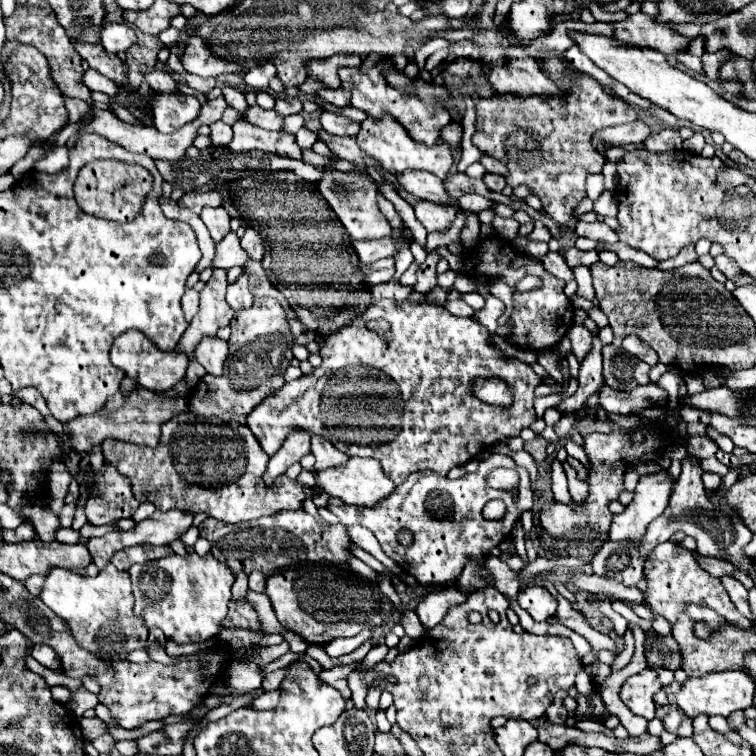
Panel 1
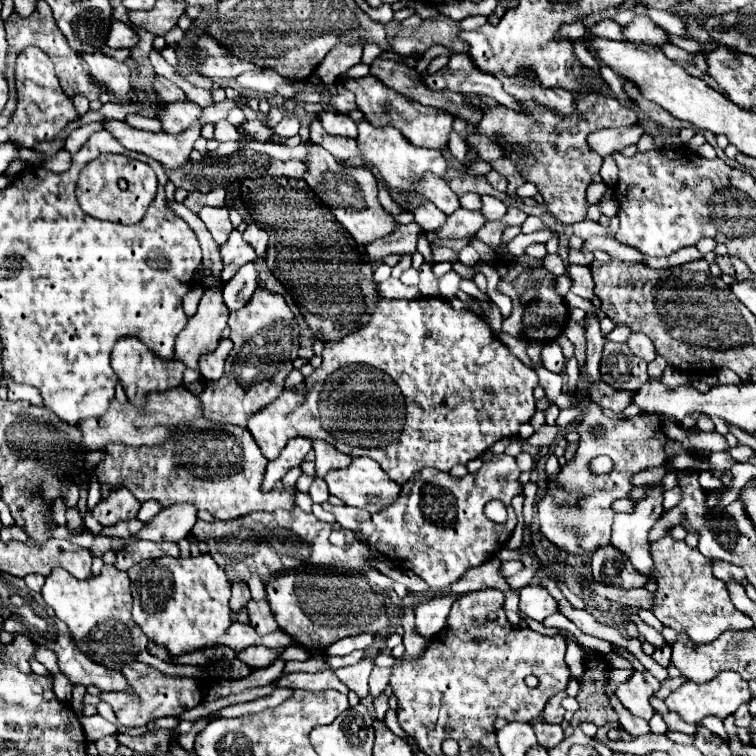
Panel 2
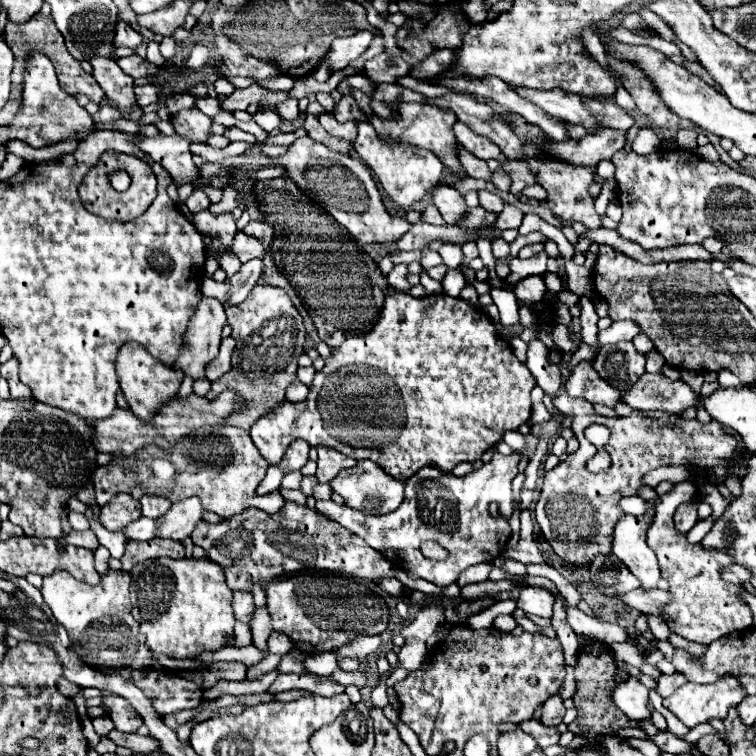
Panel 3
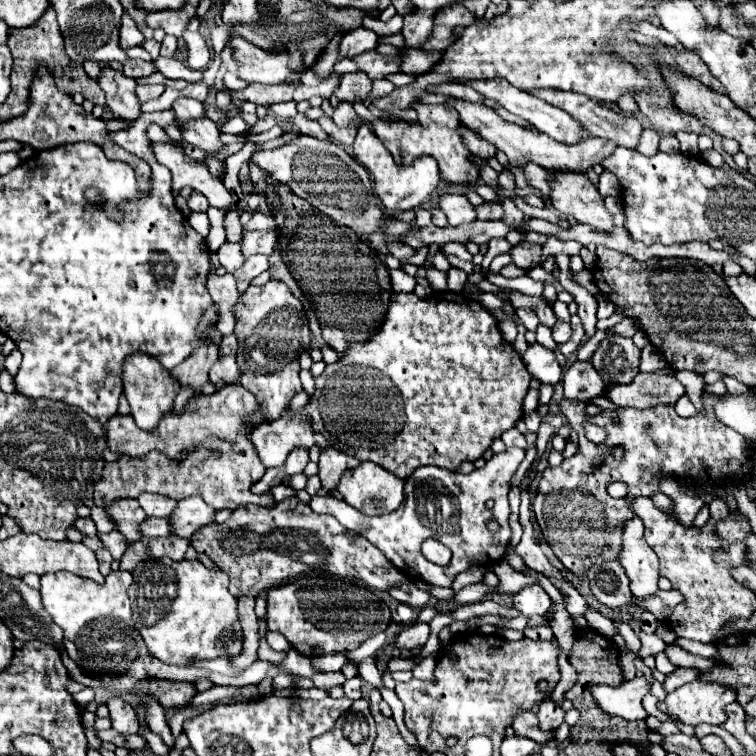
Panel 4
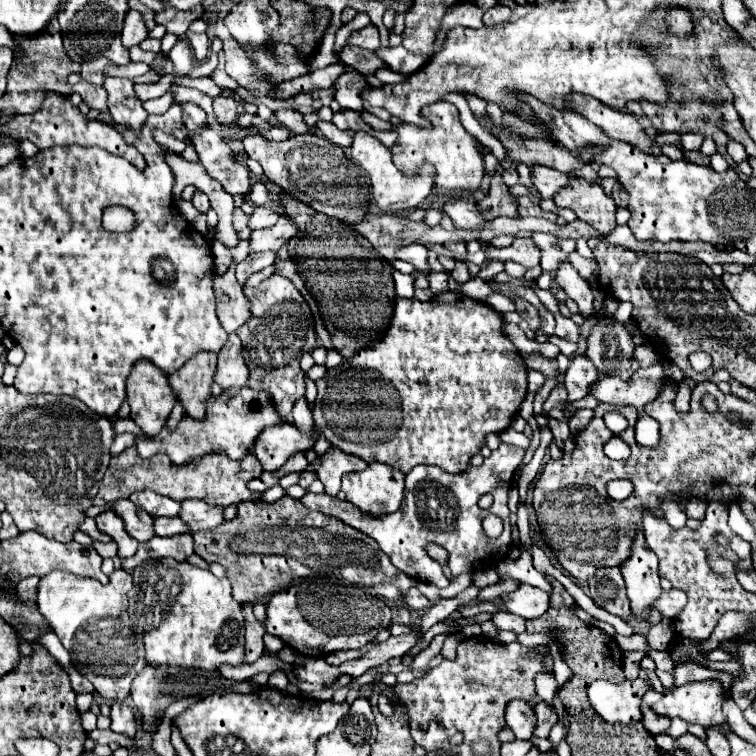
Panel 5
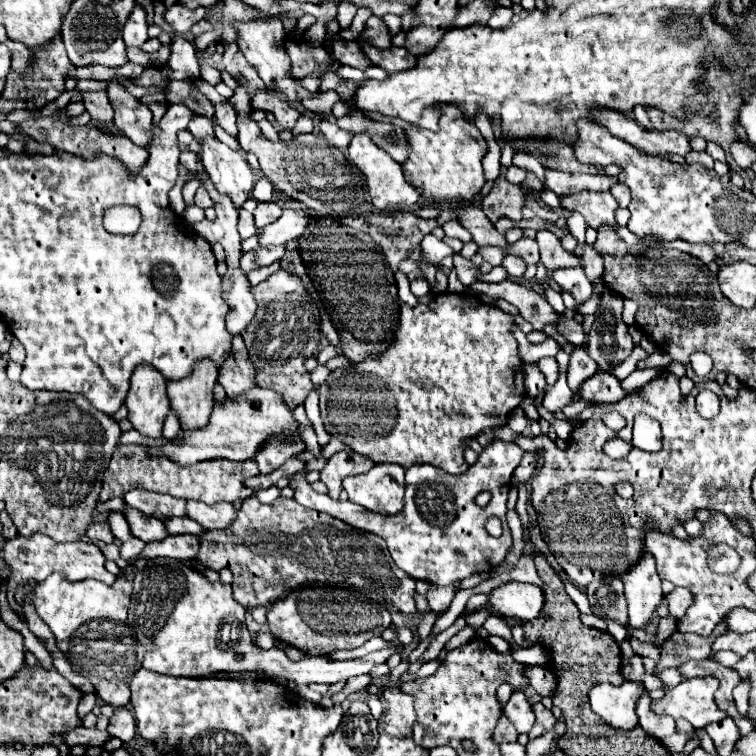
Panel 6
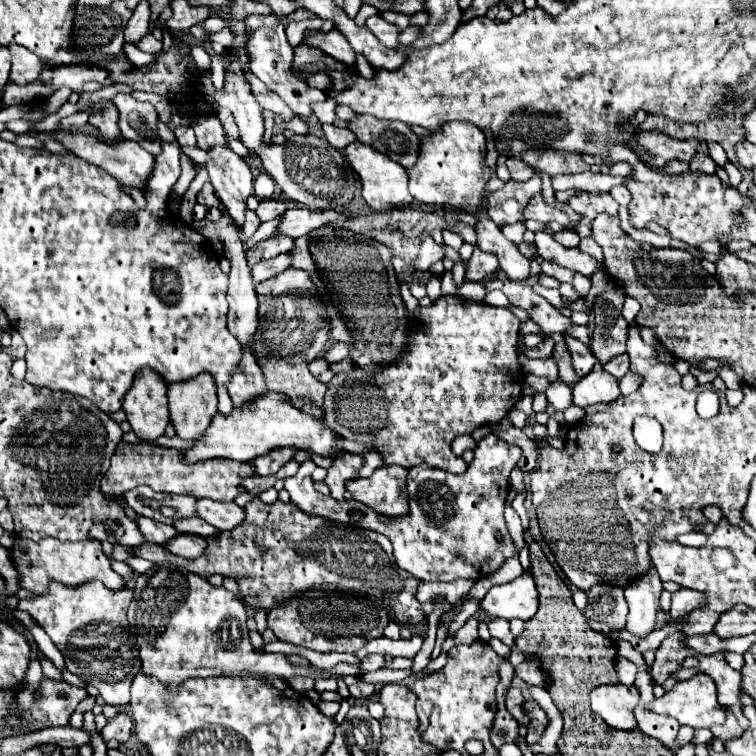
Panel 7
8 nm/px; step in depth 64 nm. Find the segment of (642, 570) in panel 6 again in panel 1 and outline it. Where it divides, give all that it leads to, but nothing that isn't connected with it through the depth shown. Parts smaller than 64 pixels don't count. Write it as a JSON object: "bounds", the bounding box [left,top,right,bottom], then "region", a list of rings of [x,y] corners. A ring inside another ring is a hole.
{"bounds":[610,472,672,544],"region":[[[666,472],[640,478],[634,500],[622,514],[616,514],[610,528],[610,540],[630,540],[640,544],[648,524],[658,518],[668,506],[672,494],[672,480]]]}

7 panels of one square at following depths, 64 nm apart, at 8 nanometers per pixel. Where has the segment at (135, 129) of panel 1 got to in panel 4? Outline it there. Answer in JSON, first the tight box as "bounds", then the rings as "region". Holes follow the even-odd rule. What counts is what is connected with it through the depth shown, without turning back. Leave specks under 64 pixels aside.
{"bounds":[152,142,232,212],"region":[[[152,142],[152,146],[154,146],[154,154],[156,154],[158,162],[164,164],[172,172],[172,190],[174,196],[177,196],[184,186],[192,186],[194,190],[198,190],[204,196],[208,196],[210,206],[220,208],[224,212],[230,210],[232,196],[224,188],[222,180],[216,180],[214,176],[210,176],[208,168],[204,168],[202,164],[190,160],[184,154],[184,146],[182,144]]]}

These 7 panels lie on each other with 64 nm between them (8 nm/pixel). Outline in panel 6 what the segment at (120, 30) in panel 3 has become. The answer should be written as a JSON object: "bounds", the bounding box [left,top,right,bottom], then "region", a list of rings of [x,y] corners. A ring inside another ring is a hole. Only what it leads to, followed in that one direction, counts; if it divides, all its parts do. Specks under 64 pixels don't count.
{"bounds":[124,6,148,46],"region":[[[136,6],[124,26],[124,42],[126,46],[142,46],[148,40],[148,22],[146,22],[146,10],[142,6]]]}

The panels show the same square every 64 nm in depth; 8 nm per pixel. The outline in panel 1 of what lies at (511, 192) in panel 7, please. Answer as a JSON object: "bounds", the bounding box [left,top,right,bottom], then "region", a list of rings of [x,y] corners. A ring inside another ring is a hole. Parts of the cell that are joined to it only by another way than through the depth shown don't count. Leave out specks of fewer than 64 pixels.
{"bounds":[426,210,466,250],"region":[[[458,210],[456,214],[456,220],[444,228],[444,230],[438,230],[438,232],[432,232],[428,234],[428,240],[426,240],[426,250],[434,250],[438,246],[450,246],[454,242],[460,242],[460,234],[466,226],[466,212],[464,210]]]}

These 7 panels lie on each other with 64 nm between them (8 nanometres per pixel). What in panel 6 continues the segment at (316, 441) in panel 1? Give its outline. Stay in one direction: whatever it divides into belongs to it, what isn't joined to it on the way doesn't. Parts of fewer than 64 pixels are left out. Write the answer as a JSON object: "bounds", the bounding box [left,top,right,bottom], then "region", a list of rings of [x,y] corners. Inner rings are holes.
{"bounds":[320,450,374,496],"region":[[[342,450],[329,458],[328,464],[320,472],[320,480],[328,486],[330,496],[340,496],[344,478],[366,473],[374,465],[374,462],[361,454]]]}

